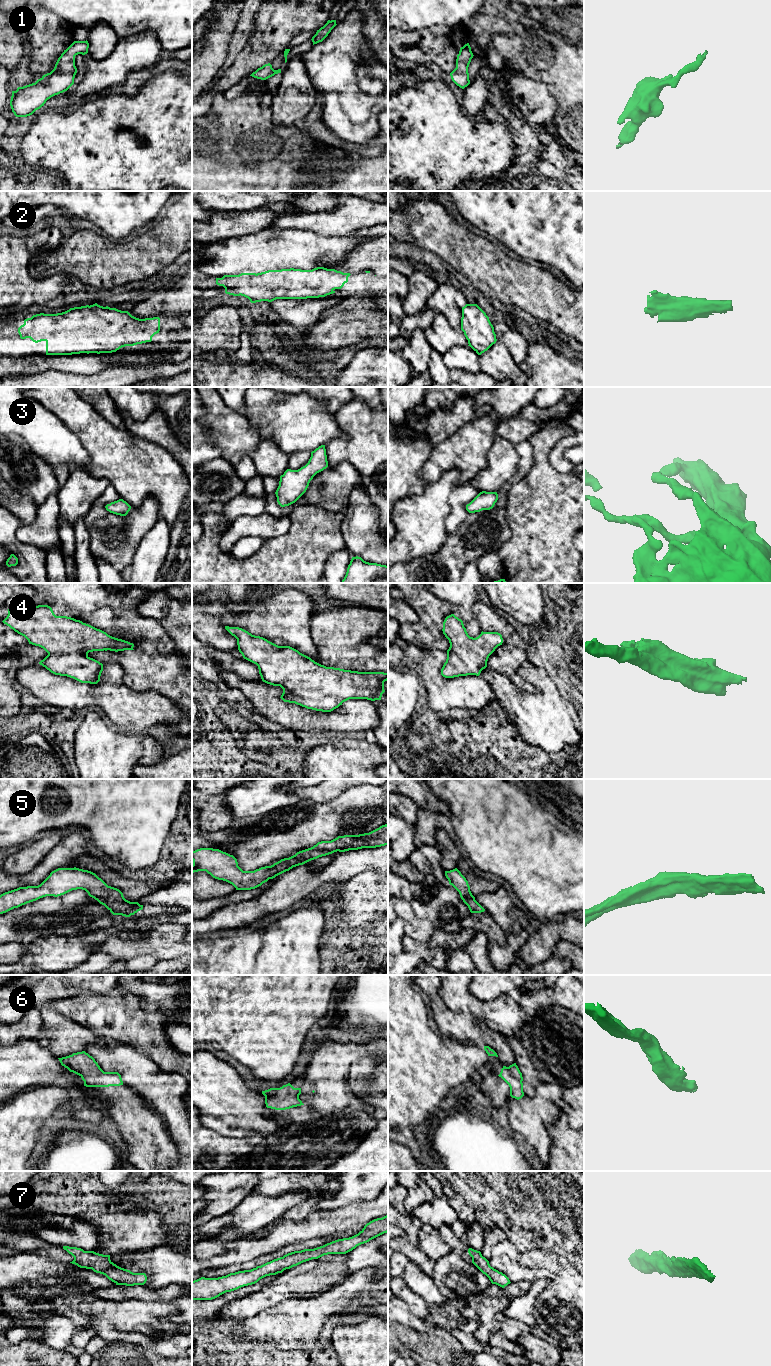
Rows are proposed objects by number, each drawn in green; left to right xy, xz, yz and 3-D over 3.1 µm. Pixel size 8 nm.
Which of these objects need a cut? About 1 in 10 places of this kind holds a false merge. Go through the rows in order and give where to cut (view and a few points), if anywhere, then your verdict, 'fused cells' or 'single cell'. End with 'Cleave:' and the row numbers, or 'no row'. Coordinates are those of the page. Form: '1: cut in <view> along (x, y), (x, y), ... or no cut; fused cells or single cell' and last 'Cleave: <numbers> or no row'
1: no cut; single cell
2: no cut; single cell
3: no cut; single cell
4: no cut; single cell
5: no cut; single cell
6: no cut; single cell
7: no cut; single cell
Cleave: no row

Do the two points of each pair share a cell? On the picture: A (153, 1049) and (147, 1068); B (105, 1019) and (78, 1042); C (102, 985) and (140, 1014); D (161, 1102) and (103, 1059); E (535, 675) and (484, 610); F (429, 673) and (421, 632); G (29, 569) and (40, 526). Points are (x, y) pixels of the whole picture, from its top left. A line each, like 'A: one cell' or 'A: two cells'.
A: two cells
B: two cells
C: two cells
D: one cell
E: two cells
F: two cells
G: two cells

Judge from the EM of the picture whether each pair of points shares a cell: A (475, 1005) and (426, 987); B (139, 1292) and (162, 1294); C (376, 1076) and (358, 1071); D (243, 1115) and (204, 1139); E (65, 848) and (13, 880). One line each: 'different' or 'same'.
A: different
B: same
C: same
D: different
E: same

